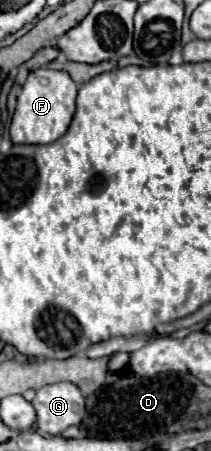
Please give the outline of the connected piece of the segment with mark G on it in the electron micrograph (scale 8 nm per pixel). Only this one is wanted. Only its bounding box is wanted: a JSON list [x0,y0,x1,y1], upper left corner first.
[31,383,85,435]

